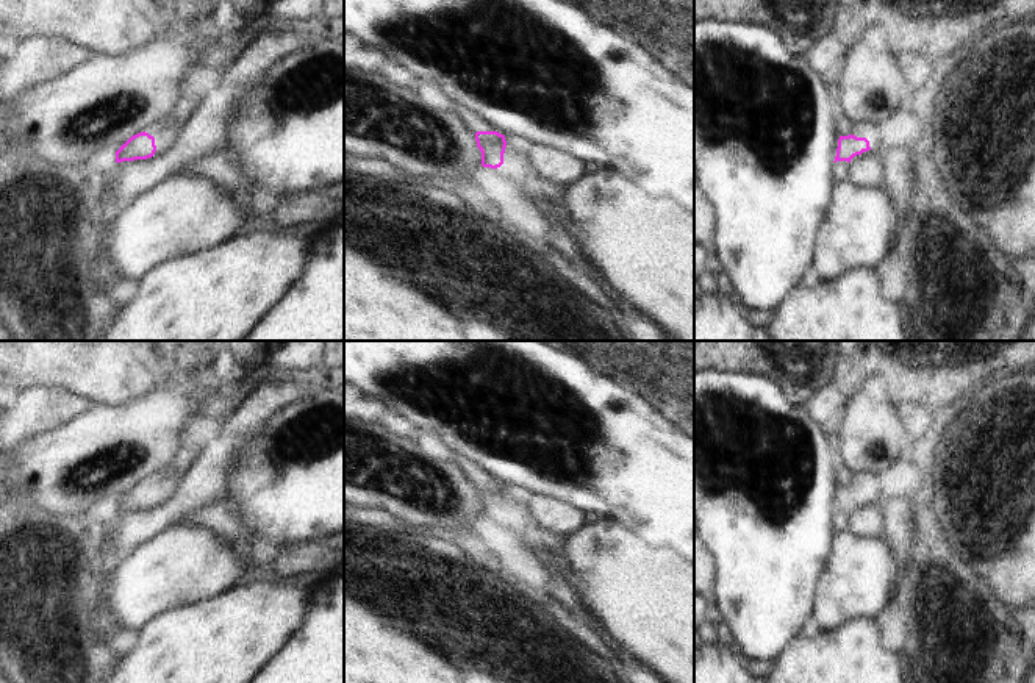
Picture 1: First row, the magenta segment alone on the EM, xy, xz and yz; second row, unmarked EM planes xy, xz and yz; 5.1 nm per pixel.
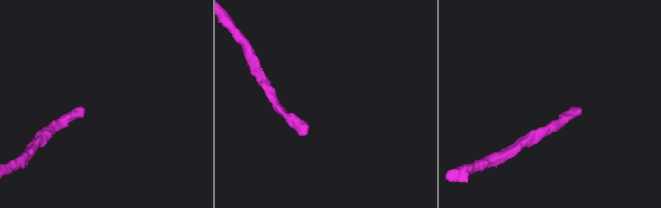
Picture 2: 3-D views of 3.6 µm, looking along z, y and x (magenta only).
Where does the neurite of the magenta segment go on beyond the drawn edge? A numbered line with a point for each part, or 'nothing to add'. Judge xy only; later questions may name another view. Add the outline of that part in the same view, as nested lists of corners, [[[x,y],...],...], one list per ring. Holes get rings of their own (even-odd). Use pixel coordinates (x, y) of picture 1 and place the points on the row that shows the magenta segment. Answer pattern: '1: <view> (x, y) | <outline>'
1: xy (164, 132) | [[[163,117],[145,128],[145,133],[155,138],[156,150],[167,148],[177,138],[180,125]]]

